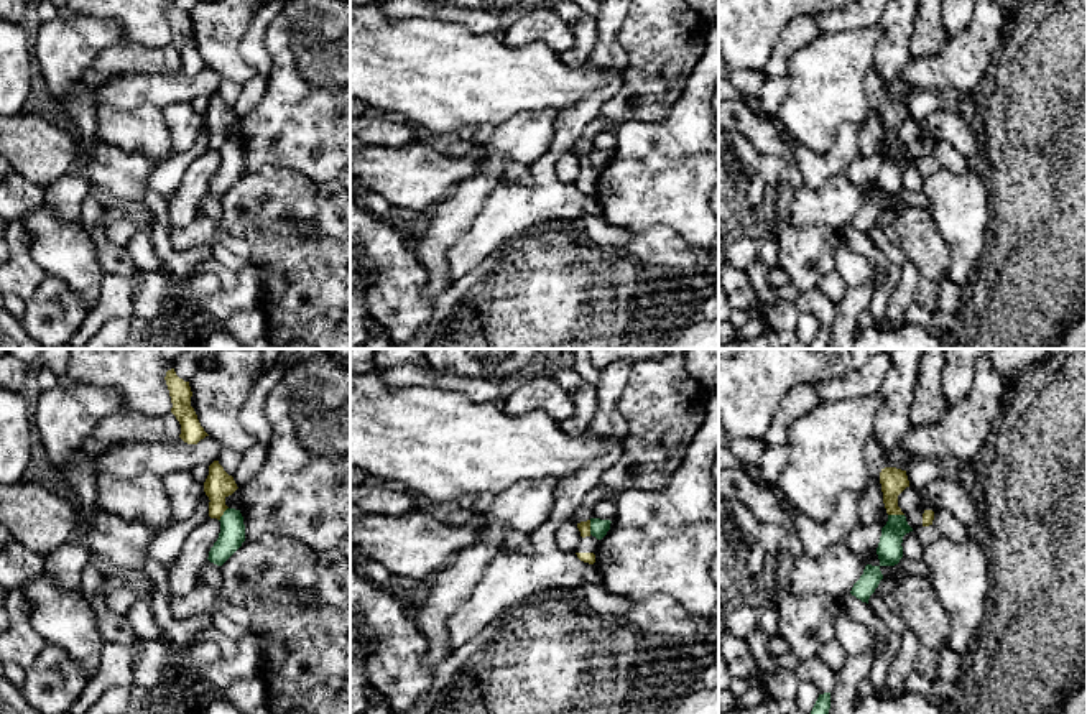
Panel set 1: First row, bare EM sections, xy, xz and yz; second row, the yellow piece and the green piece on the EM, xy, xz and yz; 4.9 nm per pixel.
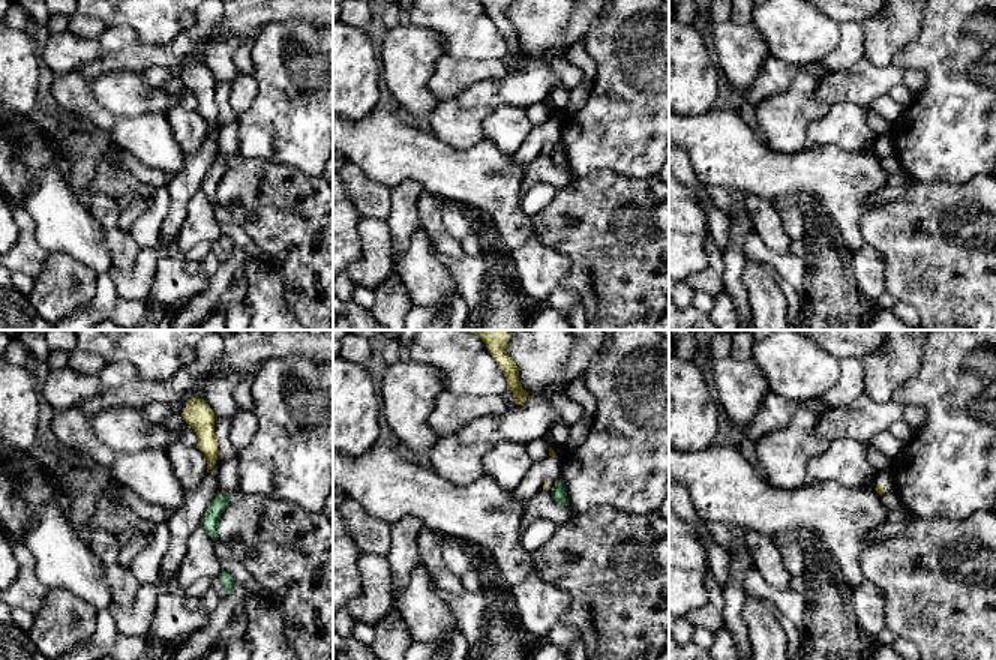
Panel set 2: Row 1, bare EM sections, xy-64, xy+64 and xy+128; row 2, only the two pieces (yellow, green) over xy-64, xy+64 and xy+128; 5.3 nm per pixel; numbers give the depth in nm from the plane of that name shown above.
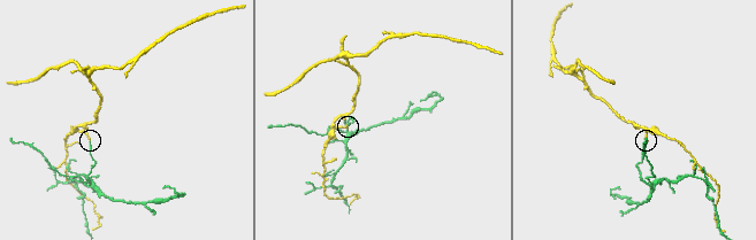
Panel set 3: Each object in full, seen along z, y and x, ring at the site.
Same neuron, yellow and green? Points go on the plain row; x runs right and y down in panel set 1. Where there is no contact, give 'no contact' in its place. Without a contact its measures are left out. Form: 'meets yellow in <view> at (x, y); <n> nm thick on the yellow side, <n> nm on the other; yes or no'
meets yellow in yz at (897, 145); 130 nm thick on the yellow side, 120 nm on the other; no

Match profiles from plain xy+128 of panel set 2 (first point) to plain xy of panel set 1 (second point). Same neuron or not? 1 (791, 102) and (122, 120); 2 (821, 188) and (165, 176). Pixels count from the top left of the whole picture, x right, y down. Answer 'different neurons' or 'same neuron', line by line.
1: same neuron
2: different neurons

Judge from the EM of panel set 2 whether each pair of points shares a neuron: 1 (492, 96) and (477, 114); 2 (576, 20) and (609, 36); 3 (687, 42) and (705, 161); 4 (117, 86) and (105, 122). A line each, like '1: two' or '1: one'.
1: two
2: two
3: two
4: two

